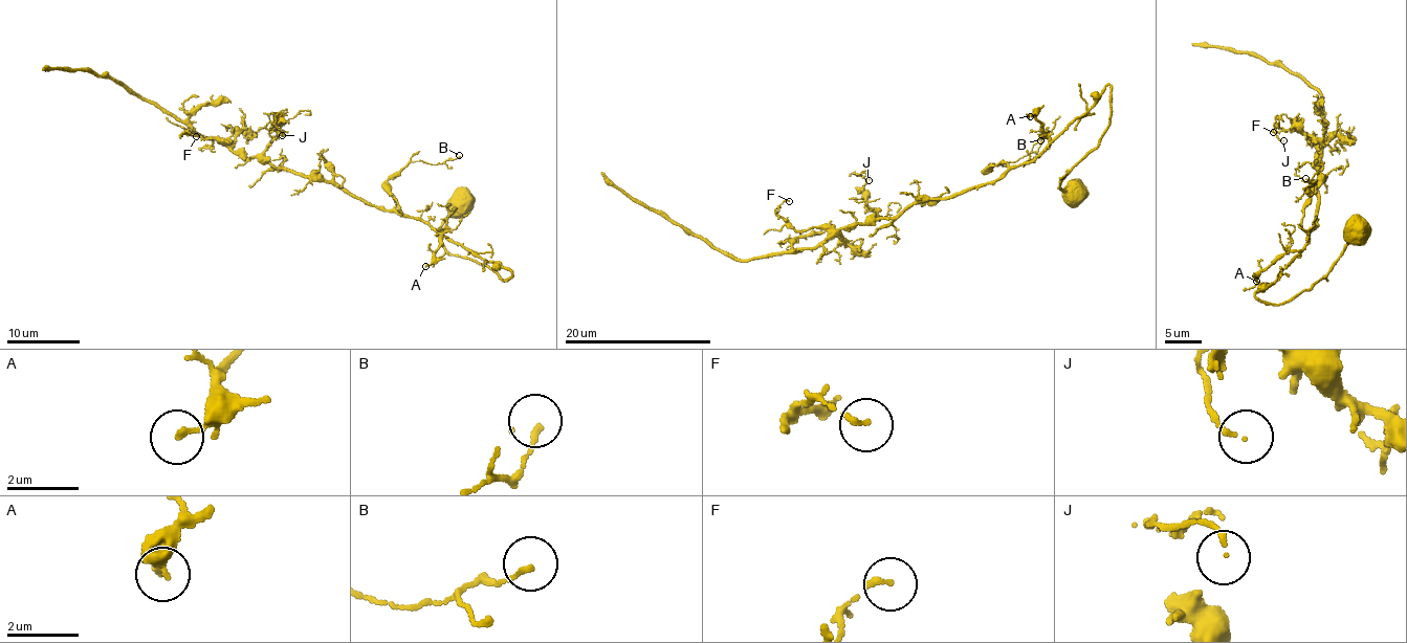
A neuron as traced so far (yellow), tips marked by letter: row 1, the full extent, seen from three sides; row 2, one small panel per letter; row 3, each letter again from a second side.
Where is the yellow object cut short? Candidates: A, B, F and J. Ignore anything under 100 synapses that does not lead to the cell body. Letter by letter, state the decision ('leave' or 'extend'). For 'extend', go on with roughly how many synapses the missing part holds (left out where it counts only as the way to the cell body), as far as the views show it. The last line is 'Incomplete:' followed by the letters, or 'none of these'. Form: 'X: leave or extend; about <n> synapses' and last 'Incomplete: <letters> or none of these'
A: leave
B: leave
F: leave
J: leave
Incomplete: none of these

